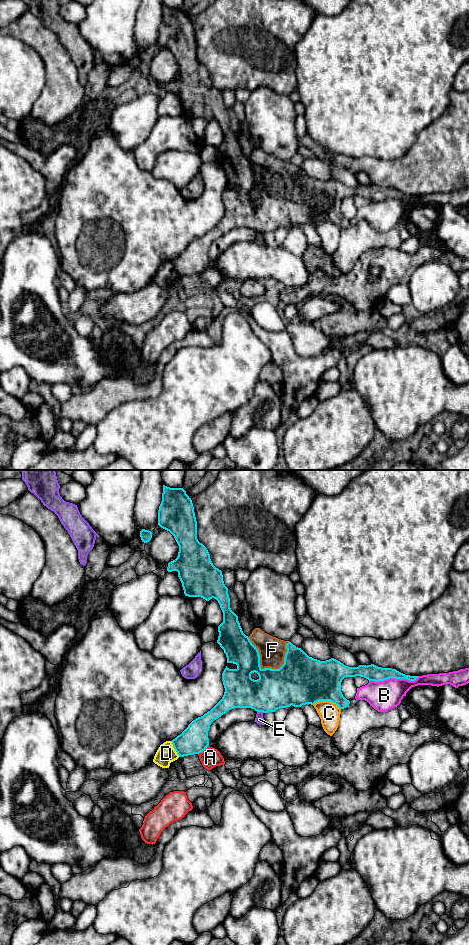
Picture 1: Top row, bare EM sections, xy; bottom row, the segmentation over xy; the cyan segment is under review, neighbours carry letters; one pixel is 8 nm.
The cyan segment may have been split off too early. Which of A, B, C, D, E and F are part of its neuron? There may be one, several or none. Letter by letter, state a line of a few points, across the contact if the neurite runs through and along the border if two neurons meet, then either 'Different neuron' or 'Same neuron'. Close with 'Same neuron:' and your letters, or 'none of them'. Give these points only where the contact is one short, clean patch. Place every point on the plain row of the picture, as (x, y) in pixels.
A: Line: xy (208, 265), (198, 274). Different neuron
B: Different neuron
C: Different neuron
D: Line: xy (170, 261), (179, 276). Different neuron
E: Different neuron
F: Same neuron
Same neuron: F

